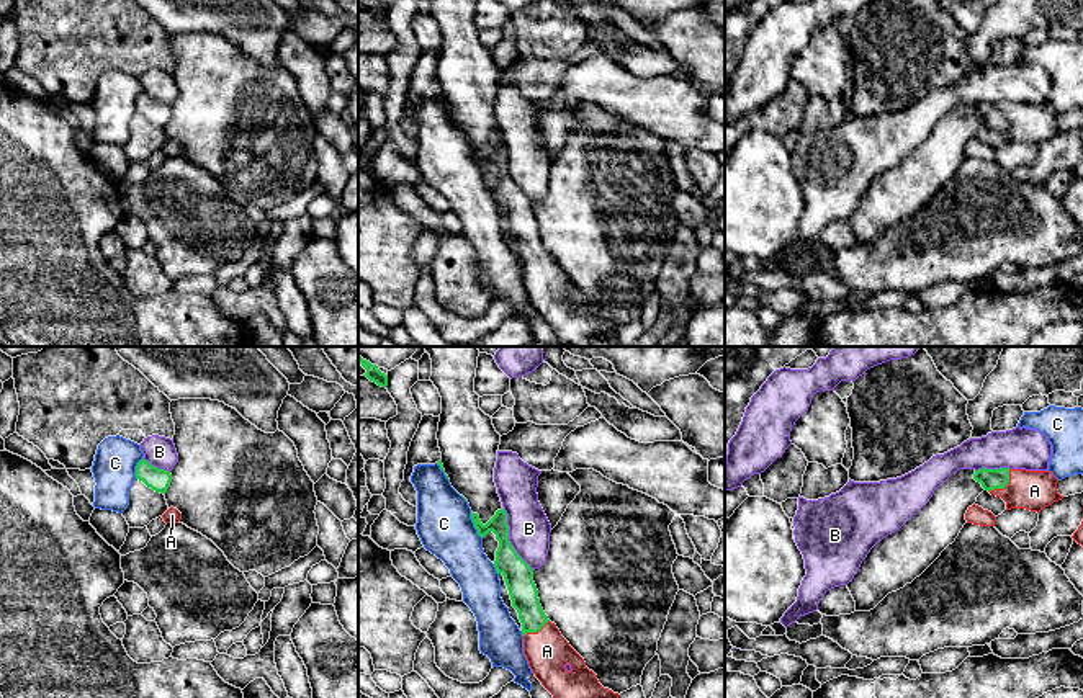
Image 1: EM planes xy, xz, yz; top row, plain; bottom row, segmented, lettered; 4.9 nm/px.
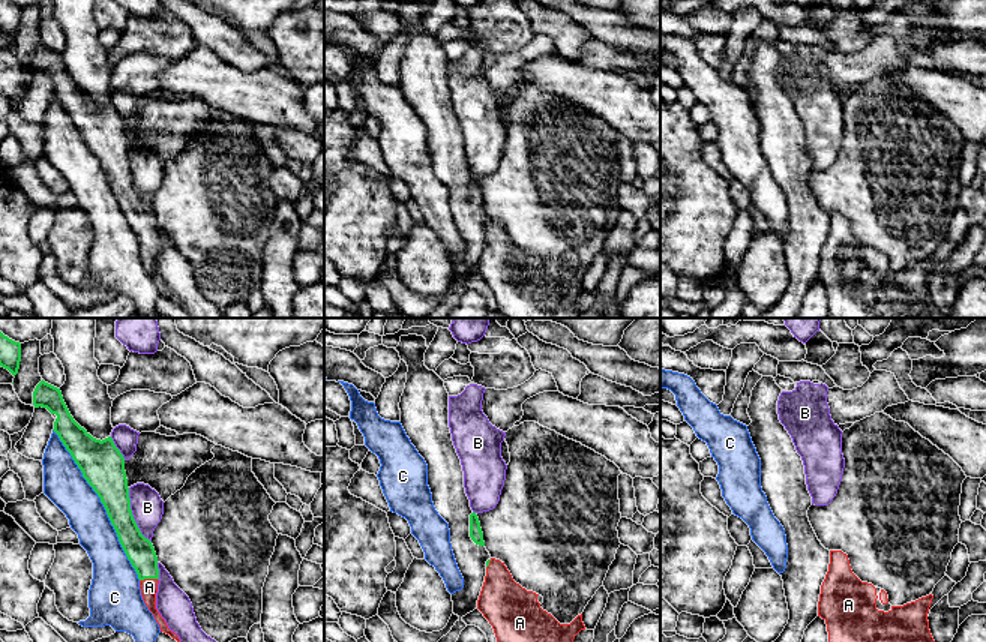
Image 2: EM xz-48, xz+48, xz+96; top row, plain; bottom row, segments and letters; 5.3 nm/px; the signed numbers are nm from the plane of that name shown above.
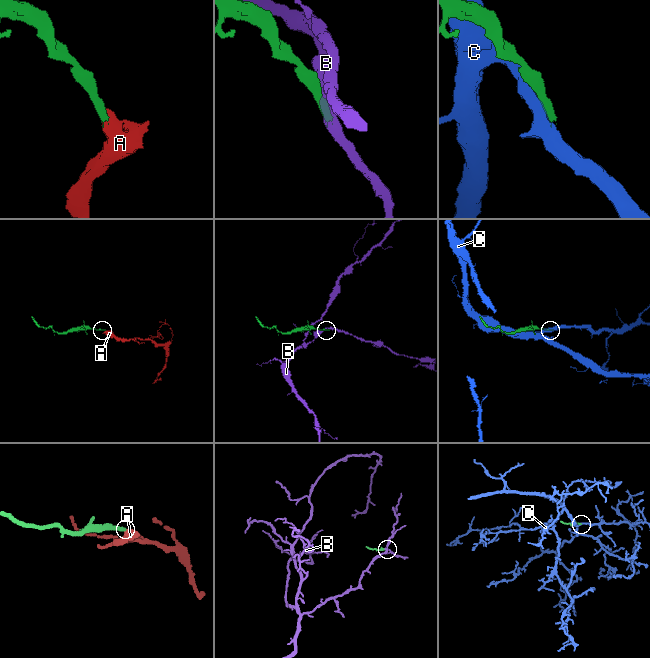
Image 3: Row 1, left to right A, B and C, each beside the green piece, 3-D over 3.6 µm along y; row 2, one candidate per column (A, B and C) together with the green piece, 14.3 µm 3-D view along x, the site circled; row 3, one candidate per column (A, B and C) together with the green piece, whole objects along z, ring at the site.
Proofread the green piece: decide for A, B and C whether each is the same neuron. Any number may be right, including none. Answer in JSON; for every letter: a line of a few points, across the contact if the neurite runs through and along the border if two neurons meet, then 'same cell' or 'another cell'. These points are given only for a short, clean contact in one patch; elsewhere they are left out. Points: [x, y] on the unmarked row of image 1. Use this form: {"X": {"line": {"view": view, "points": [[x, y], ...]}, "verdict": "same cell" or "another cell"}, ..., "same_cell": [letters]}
{"A": {"line": {"view": "yz", "points": [[990, 113], [1005, 120], [1034, 125]]}, "verdict": "same cell"}, "B": {"verdict": "another cell"}, "C": {"verdict": "another cell"}, "same_cell": ["A"]}

